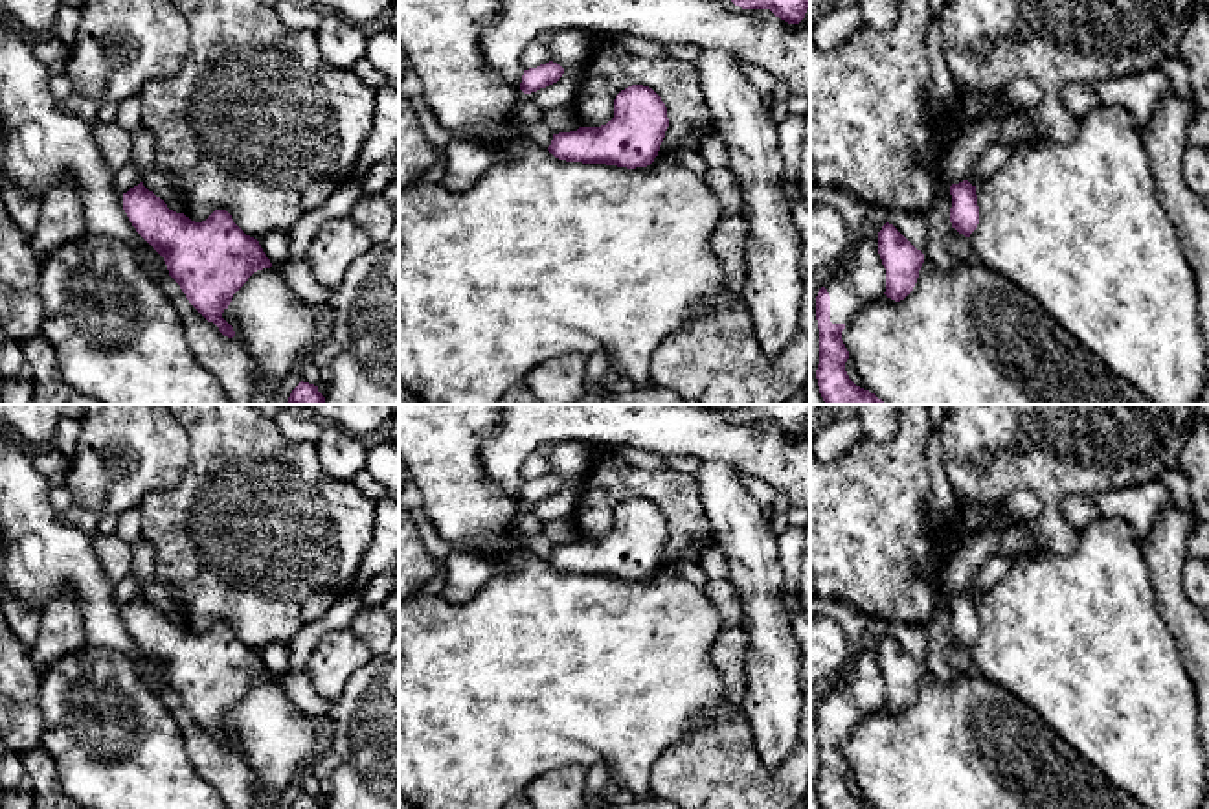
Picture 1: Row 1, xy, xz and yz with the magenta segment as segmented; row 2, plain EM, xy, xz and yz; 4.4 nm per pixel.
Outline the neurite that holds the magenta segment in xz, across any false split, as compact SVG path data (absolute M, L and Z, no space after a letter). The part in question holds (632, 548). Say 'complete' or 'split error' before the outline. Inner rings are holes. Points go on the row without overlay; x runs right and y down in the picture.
complete | M632 496L614 511L614 530L601 539L553 546L548 563L566 574L647 579L669 539L667 518L649 498Z

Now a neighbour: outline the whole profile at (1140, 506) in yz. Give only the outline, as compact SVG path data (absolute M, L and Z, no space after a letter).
M1156 480L1141 485L1102 491L1093 496L1093 502L1099 507L1101 518L1124 520L1141 542L1154 530L1159 513L1174 500L1169 487Z

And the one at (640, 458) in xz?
M616 445L616 447L604 447L604 449L614 450L616 454L625 458L634 467L649 471L649 473L663 471L667 467L665 458L661 458L658 454L650 454L650 452L636 449L636 447Z

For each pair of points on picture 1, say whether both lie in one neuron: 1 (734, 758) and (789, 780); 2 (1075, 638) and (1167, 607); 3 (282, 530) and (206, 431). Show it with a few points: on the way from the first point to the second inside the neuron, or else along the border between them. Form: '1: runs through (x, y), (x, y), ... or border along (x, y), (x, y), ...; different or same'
1: runs through (746, 771), (757, 782), (776, 782); same
2: border along (1149, 569), (1156, 611), (1178, 649); different
3: runs through (258, 506), (248, 497), (241, 466), (230, 455); same

